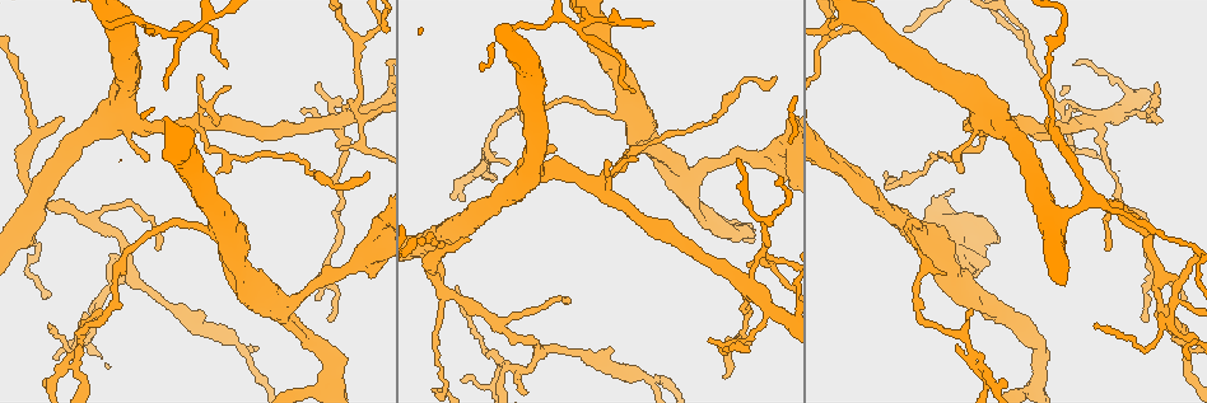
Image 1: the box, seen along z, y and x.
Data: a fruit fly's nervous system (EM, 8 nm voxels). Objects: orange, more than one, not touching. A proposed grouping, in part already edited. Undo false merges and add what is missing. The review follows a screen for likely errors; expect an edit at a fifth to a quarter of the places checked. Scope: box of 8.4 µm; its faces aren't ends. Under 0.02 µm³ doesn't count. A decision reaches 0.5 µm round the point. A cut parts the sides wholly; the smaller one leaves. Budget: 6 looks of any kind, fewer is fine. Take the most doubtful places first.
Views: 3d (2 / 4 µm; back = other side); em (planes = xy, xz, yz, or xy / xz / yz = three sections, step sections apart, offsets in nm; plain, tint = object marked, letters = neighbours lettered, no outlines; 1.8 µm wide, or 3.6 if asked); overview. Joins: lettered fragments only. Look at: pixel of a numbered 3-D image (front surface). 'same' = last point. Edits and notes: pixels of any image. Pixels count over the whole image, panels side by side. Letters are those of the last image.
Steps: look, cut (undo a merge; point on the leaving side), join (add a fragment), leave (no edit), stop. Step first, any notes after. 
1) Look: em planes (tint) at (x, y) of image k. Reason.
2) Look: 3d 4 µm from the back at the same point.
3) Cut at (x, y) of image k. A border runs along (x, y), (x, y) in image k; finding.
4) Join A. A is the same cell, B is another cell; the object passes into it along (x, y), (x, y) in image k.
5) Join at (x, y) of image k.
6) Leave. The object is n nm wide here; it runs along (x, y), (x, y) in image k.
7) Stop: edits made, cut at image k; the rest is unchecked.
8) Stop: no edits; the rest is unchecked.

Look: em planes (tint) at (79, 355) of image 1. Three-way junction.

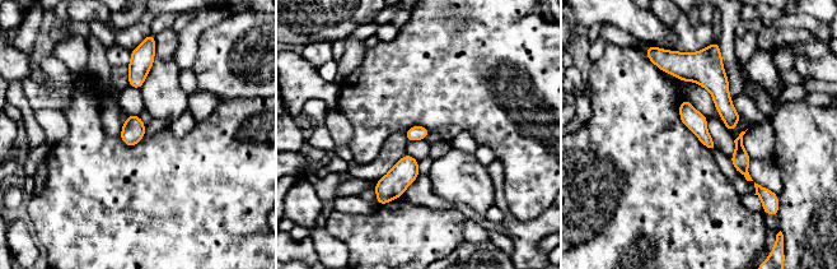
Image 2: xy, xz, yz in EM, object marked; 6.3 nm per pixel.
Look: em planes (letters) at the same point. See the neighbours.

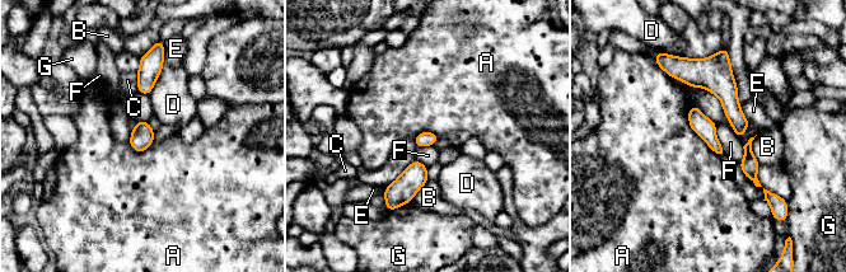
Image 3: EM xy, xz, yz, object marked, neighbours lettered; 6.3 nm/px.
Leave. A, B, C, D, E, F and G are other cells; a border runs along (715, 123), (715, 136), (727, 154) in image 3; one neuron here.

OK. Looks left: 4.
Look: em planes (letters) at (280, 302) of image 1. Branch point.

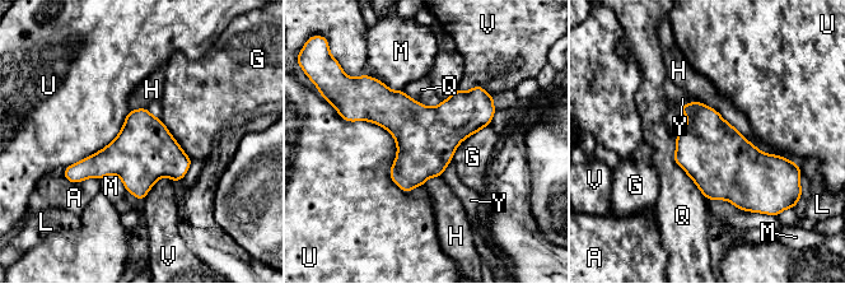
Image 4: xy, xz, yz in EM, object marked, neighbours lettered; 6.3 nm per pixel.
Leave. The longest contact is with H, 750 nm; A, G, H, L, M, Q, U, V and Y are other cells; a border runs along (341, 116), (423, 186) in image 4; continuous, no second neuron.

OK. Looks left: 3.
Look: em planes (plain) at (600, 186) of image 1. Side arm on a straight run.

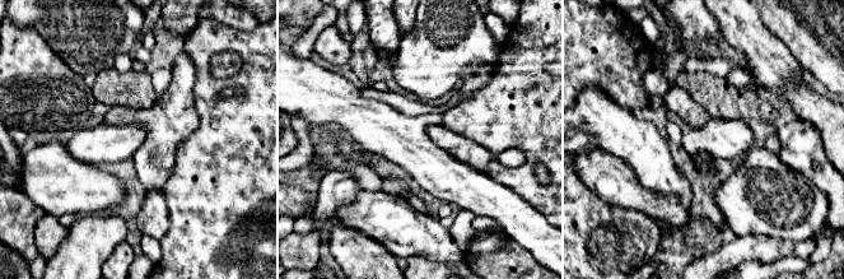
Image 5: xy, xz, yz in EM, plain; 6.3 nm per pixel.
Look: em planes (letters) at the same point.

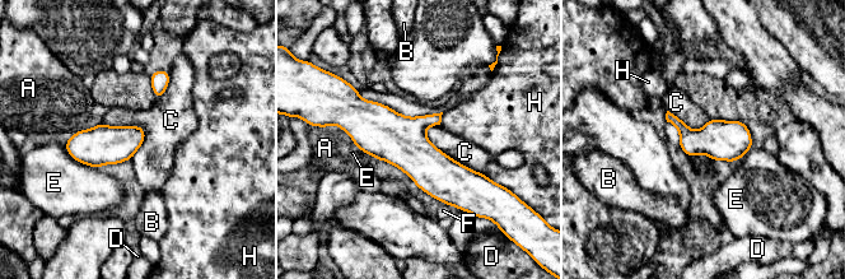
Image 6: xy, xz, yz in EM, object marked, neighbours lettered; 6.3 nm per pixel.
Leave. The object is 240 nm wide here; A, B, C, D, E, F and H are other cells; it runs along (345, 121), (484, 180) in image 6; one neuron here.

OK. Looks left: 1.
Stop: no edits; the rest is unchecked.

